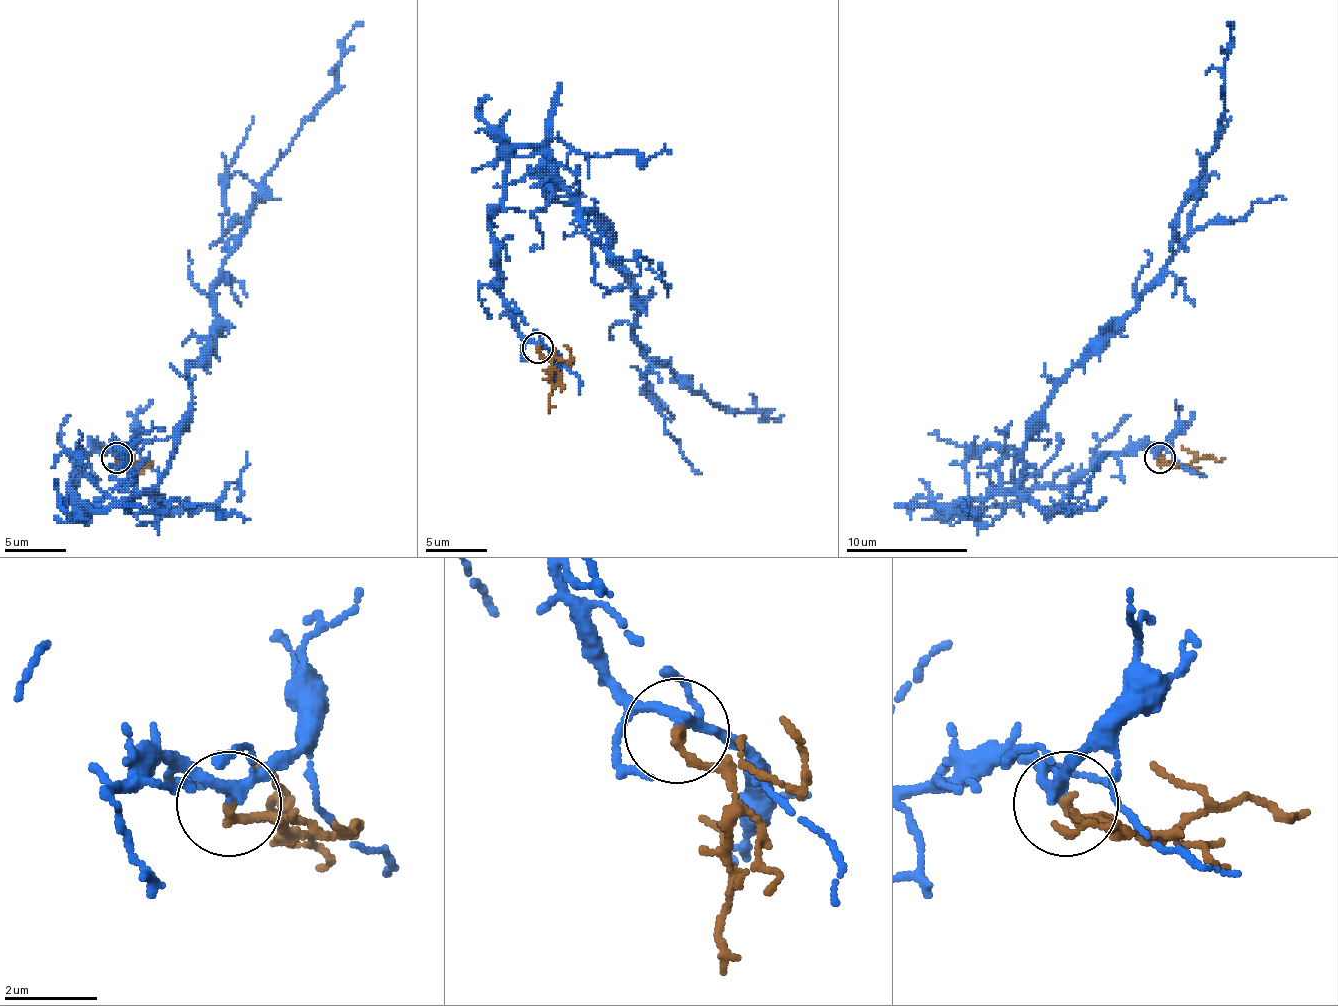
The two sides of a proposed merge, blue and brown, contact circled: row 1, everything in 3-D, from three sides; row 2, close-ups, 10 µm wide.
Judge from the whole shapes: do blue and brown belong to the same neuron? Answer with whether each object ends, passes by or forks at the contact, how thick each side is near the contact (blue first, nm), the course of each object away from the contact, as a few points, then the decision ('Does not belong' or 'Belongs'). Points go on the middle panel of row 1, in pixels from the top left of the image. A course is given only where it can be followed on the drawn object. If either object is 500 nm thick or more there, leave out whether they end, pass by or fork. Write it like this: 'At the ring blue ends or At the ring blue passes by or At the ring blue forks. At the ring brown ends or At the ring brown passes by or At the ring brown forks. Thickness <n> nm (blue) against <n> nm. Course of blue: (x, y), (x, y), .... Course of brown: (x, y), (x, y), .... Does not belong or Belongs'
At the ring blue forks. At the ring brown ends. Thickness 190 nm (blue) against 200 nm. Course of blue: (537, 348), (506, 306), (491, 230), (518, 147), (613, 233), (652, 361), (710, 403), (783, 415). Course of brown: (537, 348), (552, 364), (549, 412). Does not belong

